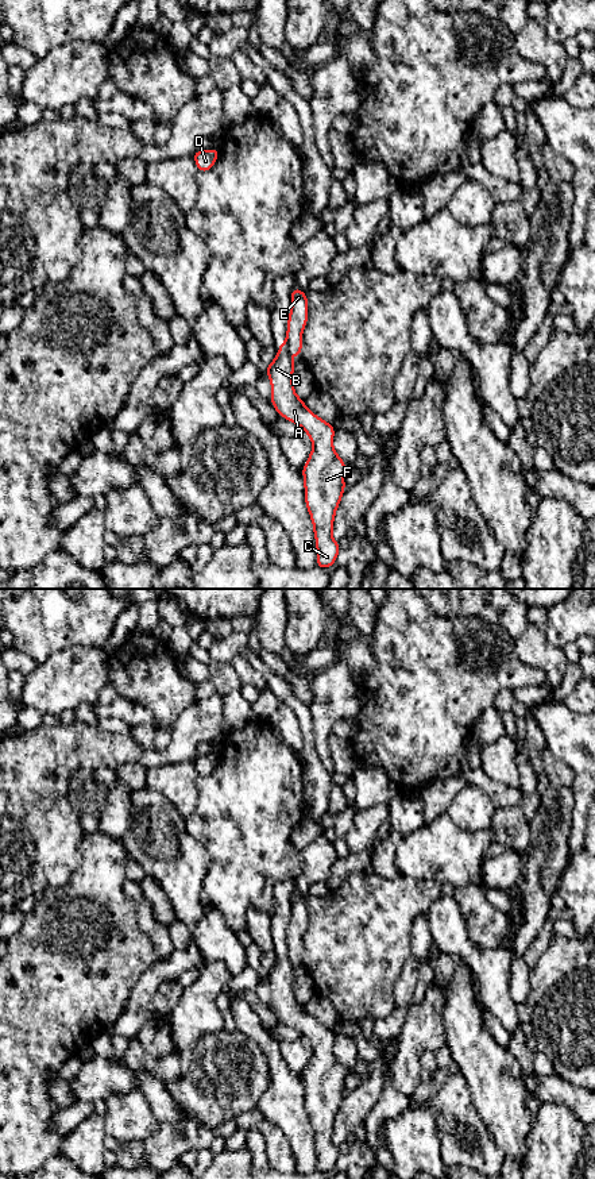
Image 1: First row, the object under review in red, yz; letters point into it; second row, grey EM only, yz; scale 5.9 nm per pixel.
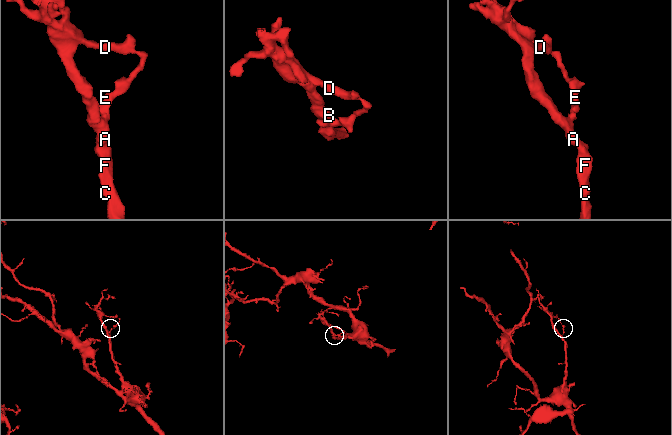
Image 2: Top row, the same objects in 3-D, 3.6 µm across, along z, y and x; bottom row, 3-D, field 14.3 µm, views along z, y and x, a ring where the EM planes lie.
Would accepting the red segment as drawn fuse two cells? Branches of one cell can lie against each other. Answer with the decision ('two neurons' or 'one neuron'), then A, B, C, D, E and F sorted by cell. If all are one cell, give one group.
two neurons; groups A B C F / D E

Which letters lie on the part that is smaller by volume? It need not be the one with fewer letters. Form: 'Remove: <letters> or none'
Remove: D, E

